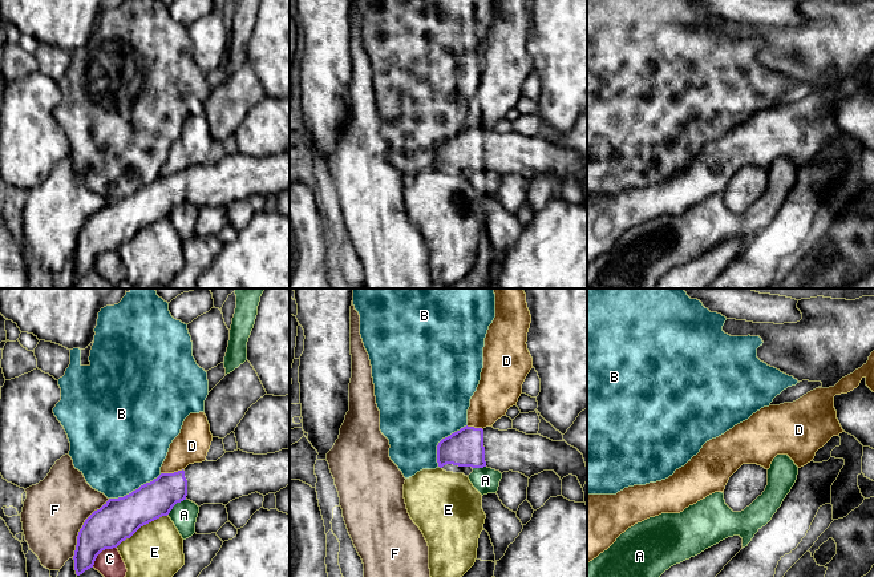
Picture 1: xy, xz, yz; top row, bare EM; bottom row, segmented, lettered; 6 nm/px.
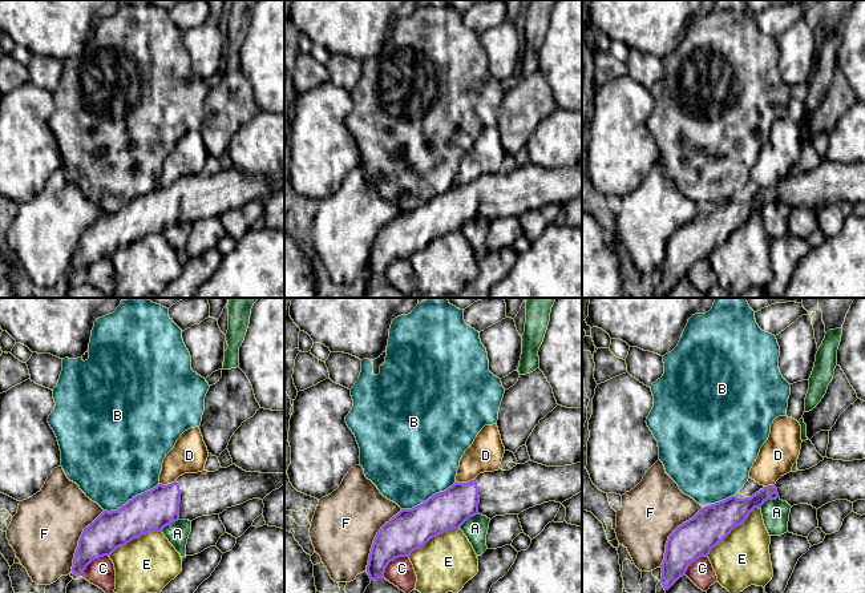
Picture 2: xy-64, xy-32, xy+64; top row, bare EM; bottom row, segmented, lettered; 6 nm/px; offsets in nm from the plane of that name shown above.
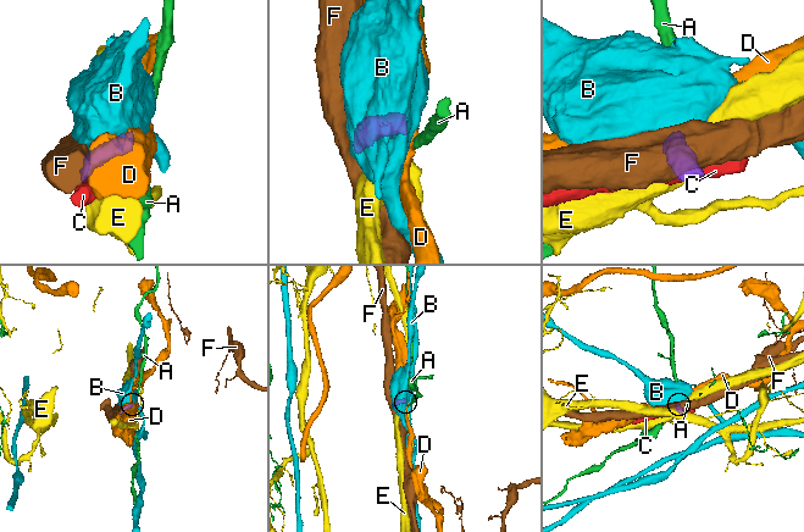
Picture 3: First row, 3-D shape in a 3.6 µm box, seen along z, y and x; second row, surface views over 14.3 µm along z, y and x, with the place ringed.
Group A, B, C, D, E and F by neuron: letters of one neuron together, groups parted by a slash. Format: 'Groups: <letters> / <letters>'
Groups: A / B / C / D / E / F

